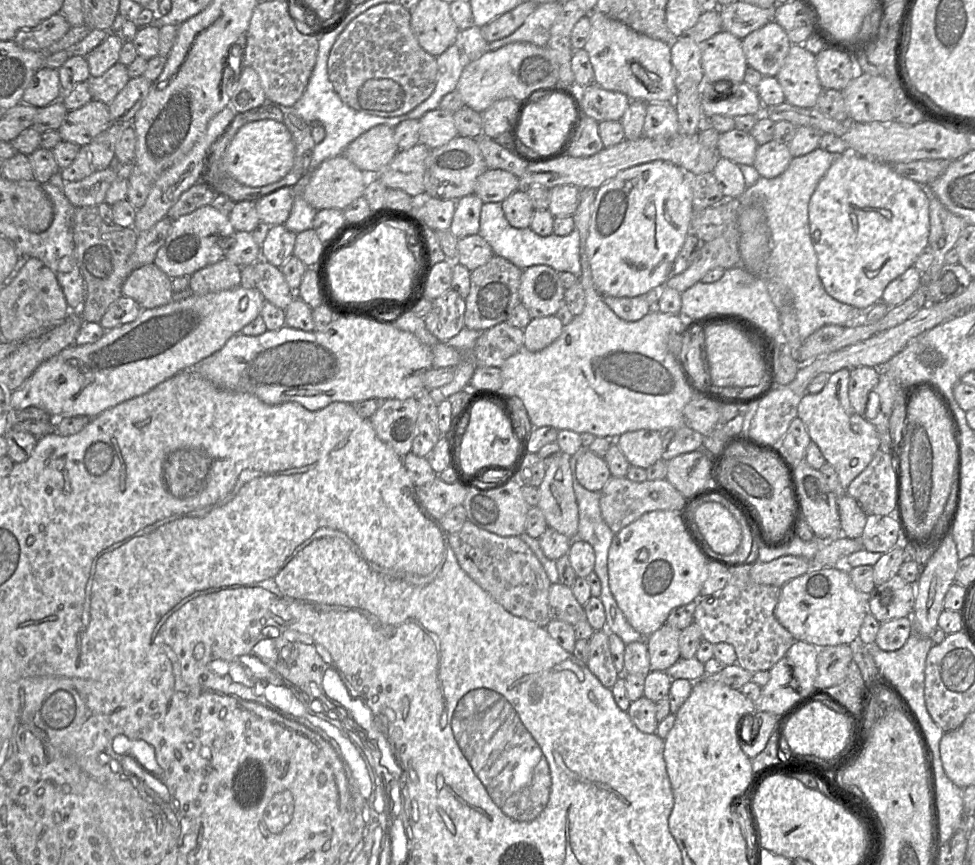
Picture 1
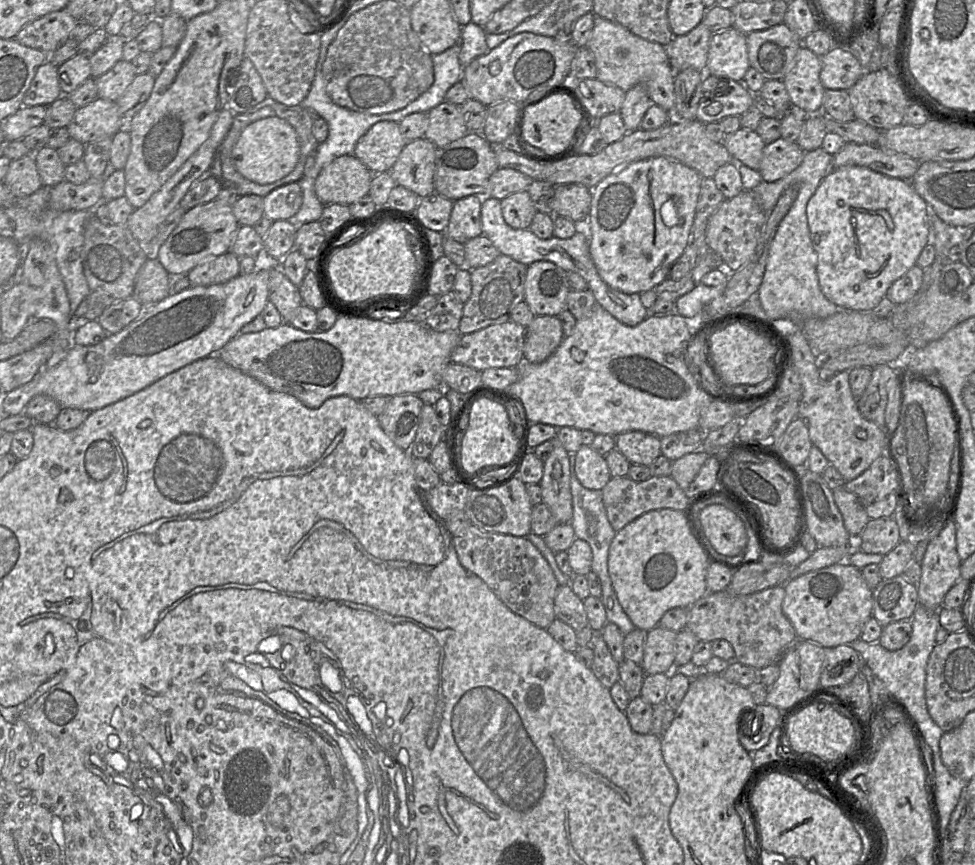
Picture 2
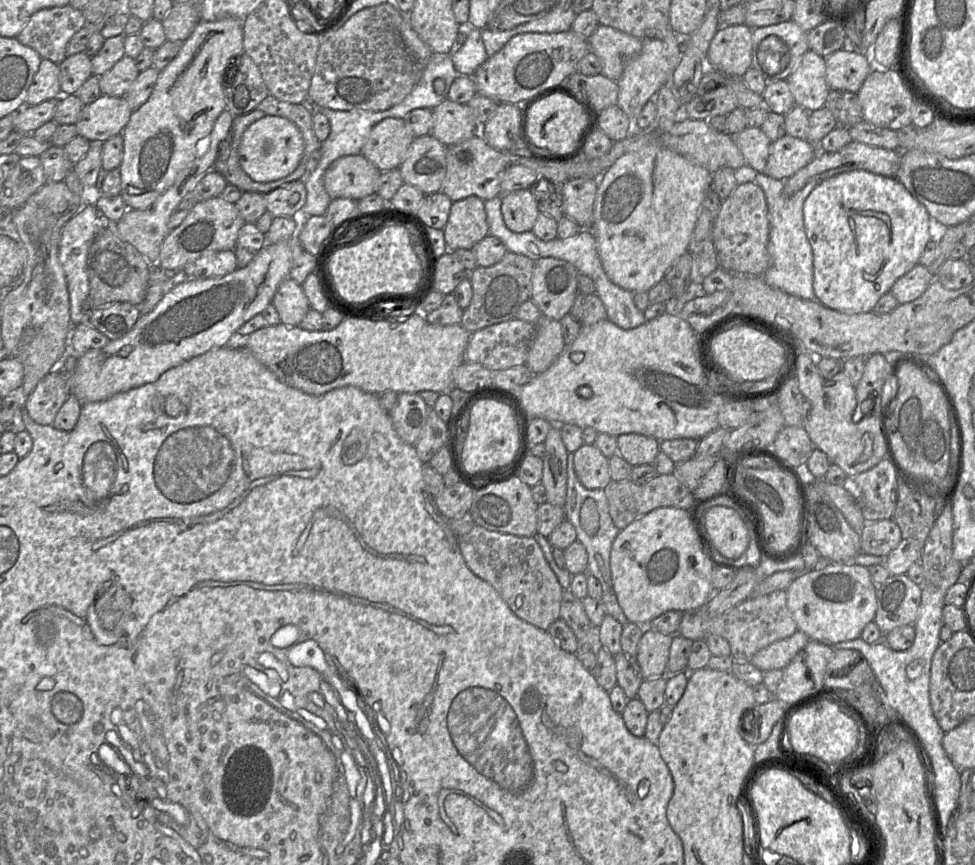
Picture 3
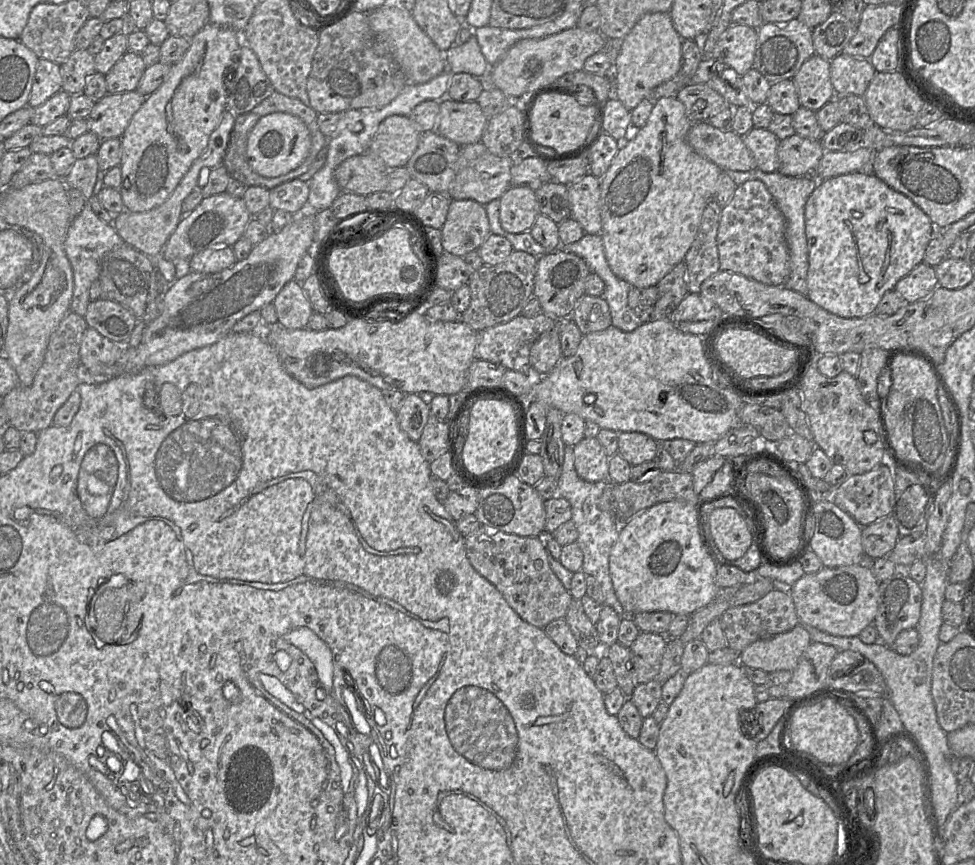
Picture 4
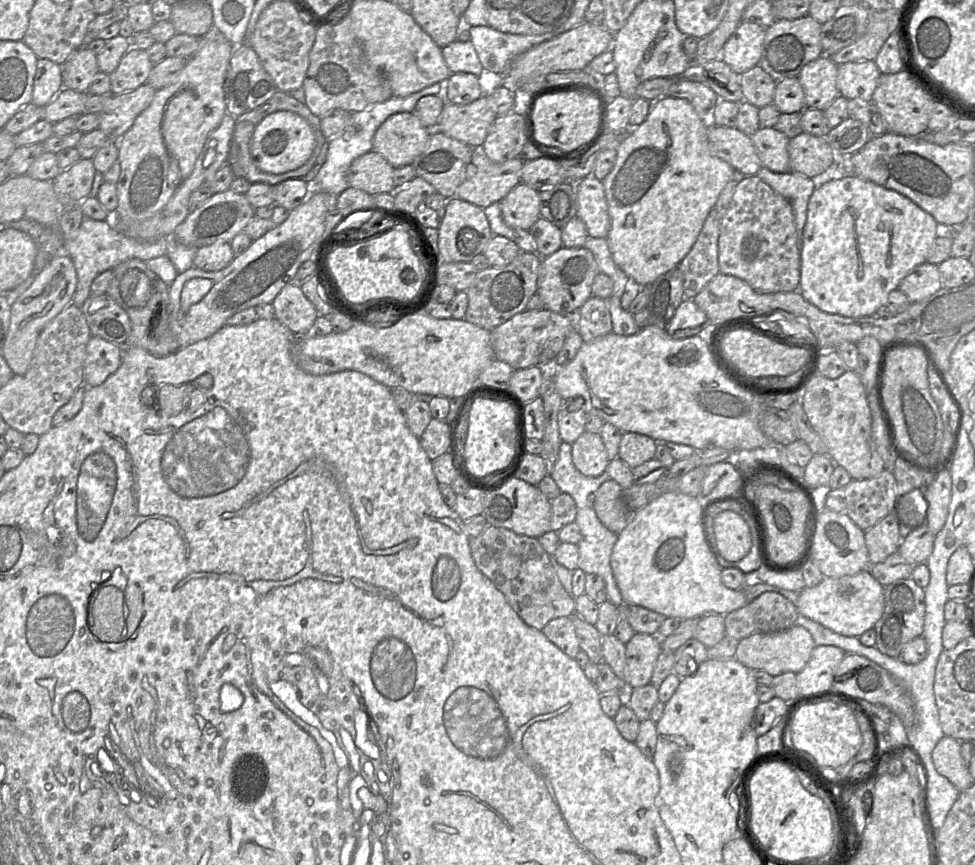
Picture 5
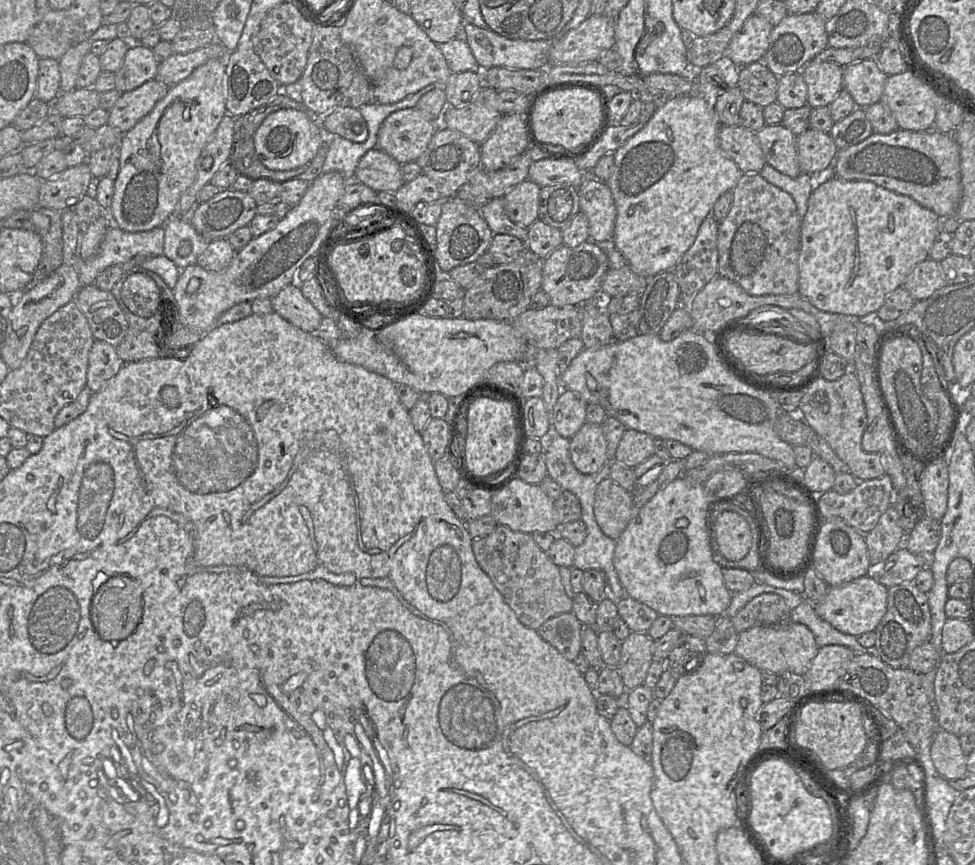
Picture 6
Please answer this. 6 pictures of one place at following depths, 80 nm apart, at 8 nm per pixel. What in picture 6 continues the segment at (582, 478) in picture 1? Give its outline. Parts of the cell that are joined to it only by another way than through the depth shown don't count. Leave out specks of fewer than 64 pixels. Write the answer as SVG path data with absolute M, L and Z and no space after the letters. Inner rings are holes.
M586 422L582 427L581 429L570 439L570 457L571 457L571 460L574 464L574 466L576 467L576 469L583 473L583 474L593 474L593 473L597 473L598 471L600 471L603 466L609 462L609 461L615 461L615 460L611 460L609 459L609 456L608 456L608 452L607 452L607 442L606 442L606 439L605 439L605 436L604 436L604 433L603 433L603 429L602 429L602 425L601 424L594 424L594 423L588 423Z

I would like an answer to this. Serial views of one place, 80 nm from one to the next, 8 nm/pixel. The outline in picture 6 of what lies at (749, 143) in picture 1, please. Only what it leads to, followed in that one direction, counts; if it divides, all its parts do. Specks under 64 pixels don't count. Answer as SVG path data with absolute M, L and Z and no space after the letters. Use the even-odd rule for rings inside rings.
M781 123L765 125L756 132L756 137L767 164L791 178L801 174L796 148L797 136L789 129Z

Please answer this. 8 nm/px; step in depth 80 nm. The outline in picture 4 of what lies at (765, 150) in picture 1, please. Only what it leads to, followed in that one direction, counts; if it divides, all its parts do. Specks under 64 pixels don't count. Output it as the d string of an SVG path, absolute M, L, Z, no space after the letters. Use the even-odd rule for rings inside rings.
M795 133L779 141L777 172L790 177L812 175L824 152L819 140L808 139Z

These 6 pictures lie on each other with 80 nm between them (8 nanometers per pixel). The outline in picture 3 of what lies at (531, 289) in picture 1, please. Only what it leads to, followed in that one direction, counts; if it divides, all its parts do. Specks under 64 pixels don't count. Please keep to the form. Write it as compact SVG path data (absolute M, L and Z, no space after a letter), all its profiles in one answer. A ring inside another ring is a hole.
M544 257L534 262L531 300L543 316L560 321L569 314L578 294L577 268L562 259Z

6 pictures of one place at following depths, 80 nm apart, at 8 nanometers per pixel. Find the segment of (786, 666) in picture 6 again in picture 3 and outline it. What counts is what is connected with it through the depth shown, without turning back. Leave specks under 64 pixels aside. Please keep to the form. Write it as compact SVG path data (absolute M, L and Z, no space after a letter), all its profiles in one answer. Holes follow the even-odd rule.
M797 630L790 637L775 641L757 651L750 664L762 672L784 669L809 641L810 638L804 632Z

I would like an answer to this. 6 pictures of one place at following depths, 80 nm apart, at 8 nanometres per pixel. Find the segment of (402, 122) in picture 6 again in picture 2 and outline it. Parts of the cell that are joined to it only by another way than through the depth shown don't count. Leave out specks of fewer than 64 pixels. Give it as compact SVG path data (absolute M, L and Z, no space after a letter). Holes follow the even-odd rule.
M380 121L359 139L353 155L373 174L389 172L406 144L399 123Z

